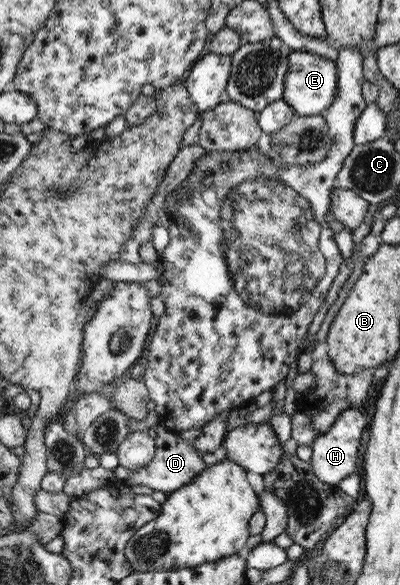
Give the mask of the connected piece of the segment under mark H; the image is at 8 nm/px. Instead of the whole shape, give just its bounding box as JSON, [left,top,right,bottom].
[311,408,369,485]

